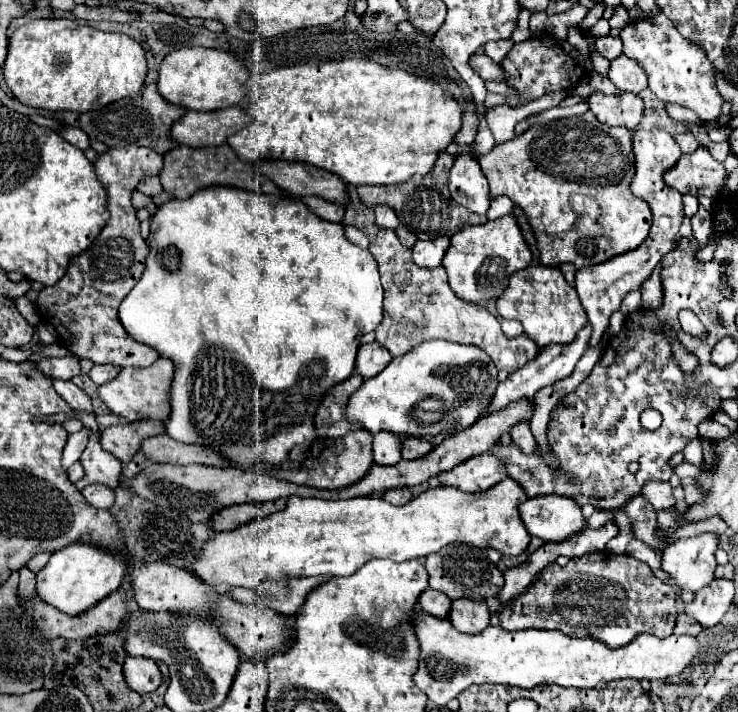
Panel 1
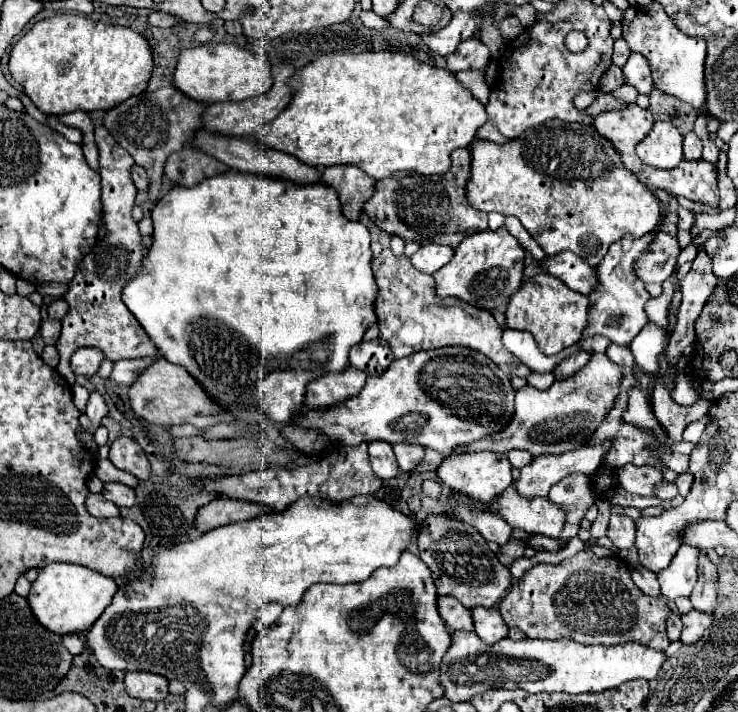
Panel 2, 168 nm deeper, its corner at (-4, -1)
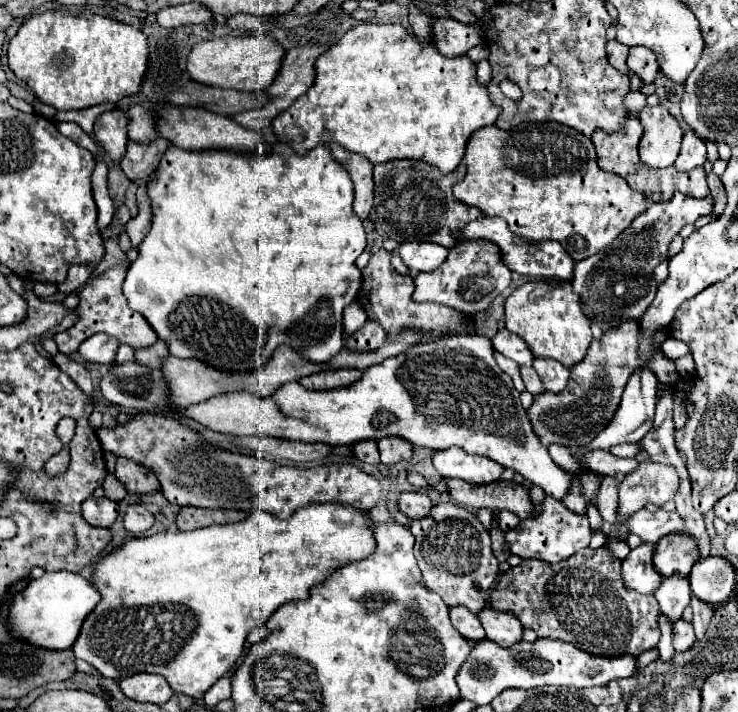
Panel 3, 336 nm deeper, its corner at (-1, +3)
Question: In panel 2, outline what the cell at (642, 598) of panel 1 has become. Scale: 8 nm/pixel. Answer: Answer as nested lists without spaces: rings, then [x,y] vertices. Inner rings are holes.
[[[581,551],[573,555],[571,559],[565,559],[557,565],[549,563],[537,563],[529,571],[521,575],[517,583],[511,585],[507,595],[501,599],[499,611],[509,627],[521,629],[531,639],[563,639],[571,637],[577,643],[593,645],[593,643],[605,643],[605,637],[617,637],[615,643],[627,643],[627,641],[639,641],[645,647],[665,651],[669,647],[669,639],[665,633],[665,619],[669,613],[667,601],[661,597],[651,599],[643,595],[631,581],[629,567],[621,561],[621,557],[607,557],[599,559],[593,551]]]

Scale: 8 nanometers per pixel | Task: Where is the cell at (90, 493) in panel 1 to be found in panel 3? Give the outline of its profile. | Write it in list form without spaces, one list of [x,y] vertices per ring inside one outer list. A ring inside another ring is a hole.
[[[88,497],[82,503],[82,517],[94,527],[110,527],[118,517],[118,503],[108,497]]]

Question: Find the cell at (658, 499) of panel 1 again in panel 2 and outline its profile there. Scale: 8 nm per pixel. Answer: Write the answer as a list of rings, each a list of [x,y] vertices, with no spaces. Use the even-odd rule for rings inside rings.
[[[627,463],[617,471],[617,485],[633,495],[653,495],[655,483],[663,481],[663,475],[653,465],[633,465]]]

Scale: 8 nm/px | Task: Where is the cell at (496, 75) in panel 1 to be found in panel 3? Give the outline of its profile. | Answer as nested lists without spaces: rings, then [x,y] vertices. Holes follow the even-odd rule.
[[[438,19],[434,25],[436,47],[442,55],[456,59],[466,55],[472,47],[484,43],[484,27],[482,25],[466,25],[456,19]]]

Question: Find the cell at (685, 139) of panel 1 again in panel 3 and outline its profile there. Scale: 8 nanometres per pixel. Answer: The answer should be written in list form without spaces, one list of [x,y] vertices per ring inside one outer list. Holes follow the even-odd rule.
[[[690,129],[684,133],[680,155],[674,163],[678,171],[690,171],[694,167],[702,167],[706,163],[706,145],[704,141]]]

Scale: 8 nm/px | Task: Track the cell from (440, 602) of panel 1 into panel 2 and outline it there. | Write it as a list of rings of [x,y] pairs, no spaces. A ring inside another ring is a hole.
[[[439,597],[439,613],[451,631],[473,631],[473,617],[457,599]]]

